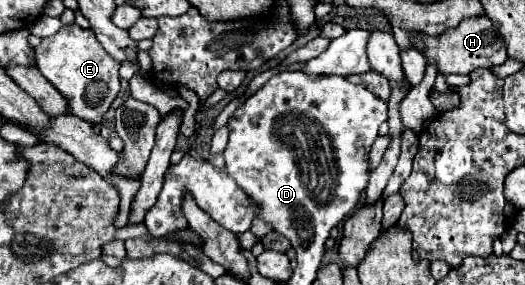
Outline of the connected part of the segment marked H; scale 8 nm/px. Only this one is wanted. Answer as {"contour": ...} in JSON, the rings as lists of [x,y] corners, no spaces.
{"contour":[[[487,16],[461,20],[461,24],[441,36],[425,36],[413,32],[413,42],[425,54],[429,62],[437,62],[439,72],[447,74],[471,74],[475,68],[493,68],[507,62],[505,44],[501,44],[501,36],[497,36],[493,22]]]}

